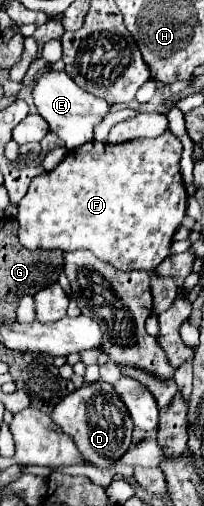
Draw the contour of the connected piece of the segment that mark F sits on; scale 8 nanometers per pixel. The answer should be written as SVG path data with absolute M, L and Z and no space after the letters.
M165 131L161 137L157 139L131 139L125 143L117 143L117 145L109 145L109 143L99 143L99 141L89 141L81 147L73 151L67 151L65 159L49 173L37 175L31 181L31 187L27 191L27 195L19 201L19 215L17 215L17 223L19 223L19 231L17 237L21 241L23 247L27 249L61 249L61 251L77 251L77 249L89 249L93 251L99 259L111 263L115 269L121 271L133 271L133 269L143 269L143 271L153 271L165 257L171 255L171 243L173 243L173 233L175 229L181 225L183 217L185 217L185 205L187 205L187 191L179 173L179 161L181 161L181 153L183 153L183 143L171 133Z

